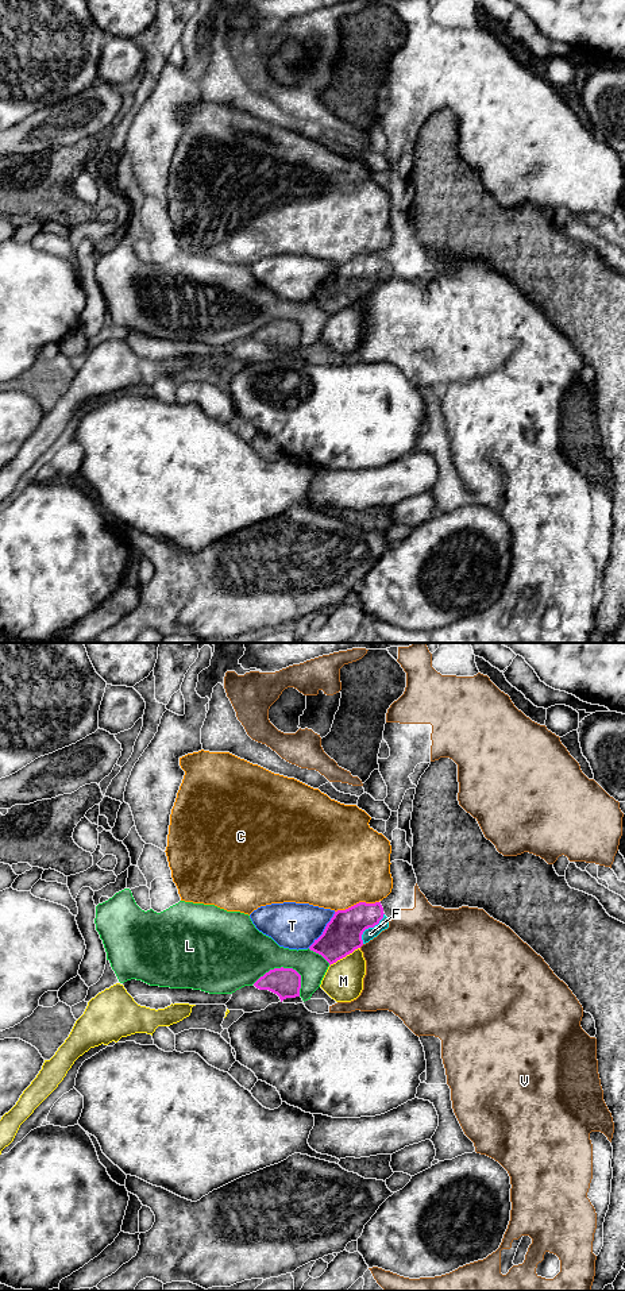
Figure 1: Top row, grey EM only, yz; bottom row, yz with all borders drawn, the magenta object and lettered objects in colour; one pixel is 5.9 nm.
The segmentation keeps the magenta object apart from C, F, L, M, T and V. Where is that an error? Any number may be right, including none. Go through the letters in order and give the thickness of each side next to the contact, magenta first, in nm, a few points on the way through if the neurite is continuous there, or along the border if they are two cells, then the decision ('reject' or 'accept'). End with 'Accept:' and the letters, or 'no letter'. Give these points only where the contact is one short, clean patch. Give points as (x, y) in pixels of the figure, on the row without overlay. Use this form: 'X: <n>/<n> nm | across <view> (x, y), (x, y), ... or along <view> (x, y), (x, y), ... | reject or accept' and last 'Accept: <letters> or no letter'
C: 220/500 nm | reject
F: 220/70 nm | across yz (342, 288), (354, 278), (370, 278), (370, 285) | accept
L: 180/380 nm | reject
M: 220/240 nm | reject
T: 220/280 nm | reject
V: 220/400 nm | reject
Accept: F

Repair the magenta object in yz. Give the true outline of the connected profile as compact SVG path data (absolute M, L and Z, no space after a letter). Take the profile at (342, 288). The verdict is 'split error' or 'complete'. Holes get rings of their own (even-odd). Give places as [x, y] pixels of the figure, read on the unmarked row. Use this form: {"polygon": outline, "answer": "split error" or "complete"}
{"polygon": "M359 254L335 263L323 286L309 298L329 317L352 305L389 280L381 254Z", "answer": "split error"}

